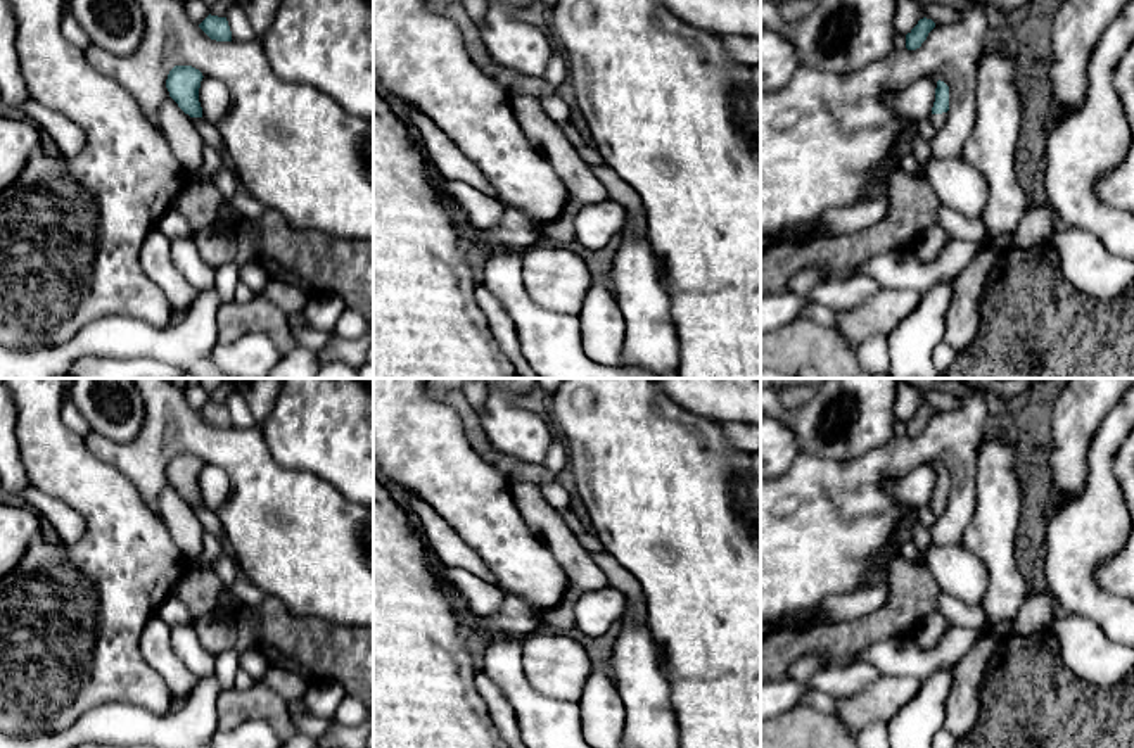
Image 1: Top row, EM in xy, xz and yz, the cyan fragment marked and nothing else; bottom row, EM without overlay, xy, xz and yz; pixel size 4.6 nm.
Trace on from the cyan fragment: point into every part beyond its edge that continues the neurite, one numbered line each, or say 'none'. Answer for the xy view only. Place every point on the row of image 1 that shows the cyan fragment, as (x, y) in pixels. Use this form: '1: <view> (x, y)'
none

